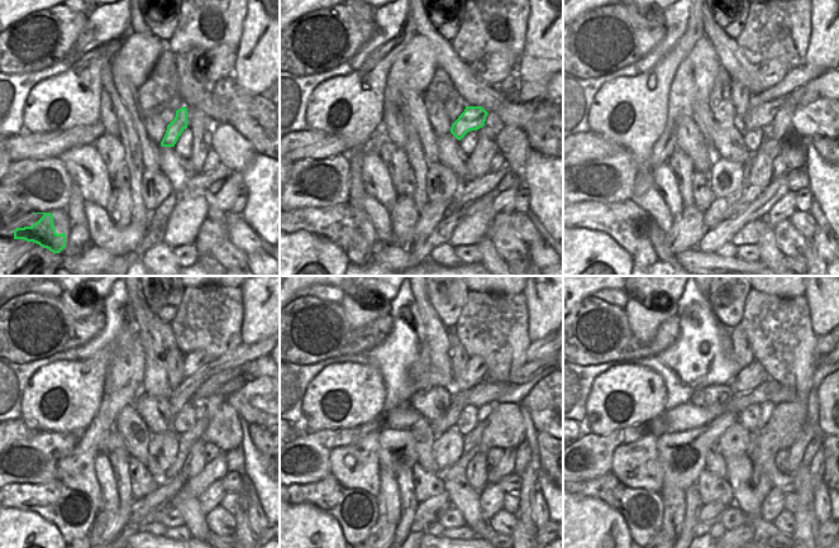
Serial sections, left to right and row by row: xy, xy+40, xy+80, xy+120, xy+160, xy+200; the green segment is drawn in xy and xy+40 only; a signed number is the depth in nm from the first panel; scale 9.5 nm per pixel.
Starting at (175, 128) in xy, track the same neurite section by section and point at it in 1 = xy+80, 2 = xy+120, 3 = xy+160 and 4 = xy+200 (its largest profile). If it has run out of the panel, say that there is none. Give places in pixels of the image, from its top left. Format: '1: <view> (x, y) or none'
1: xy+80 (758, 117)
2: xy+120 (210, 385)
3: xy+160 (523, 375)
4: xy+200 (820, 362)

